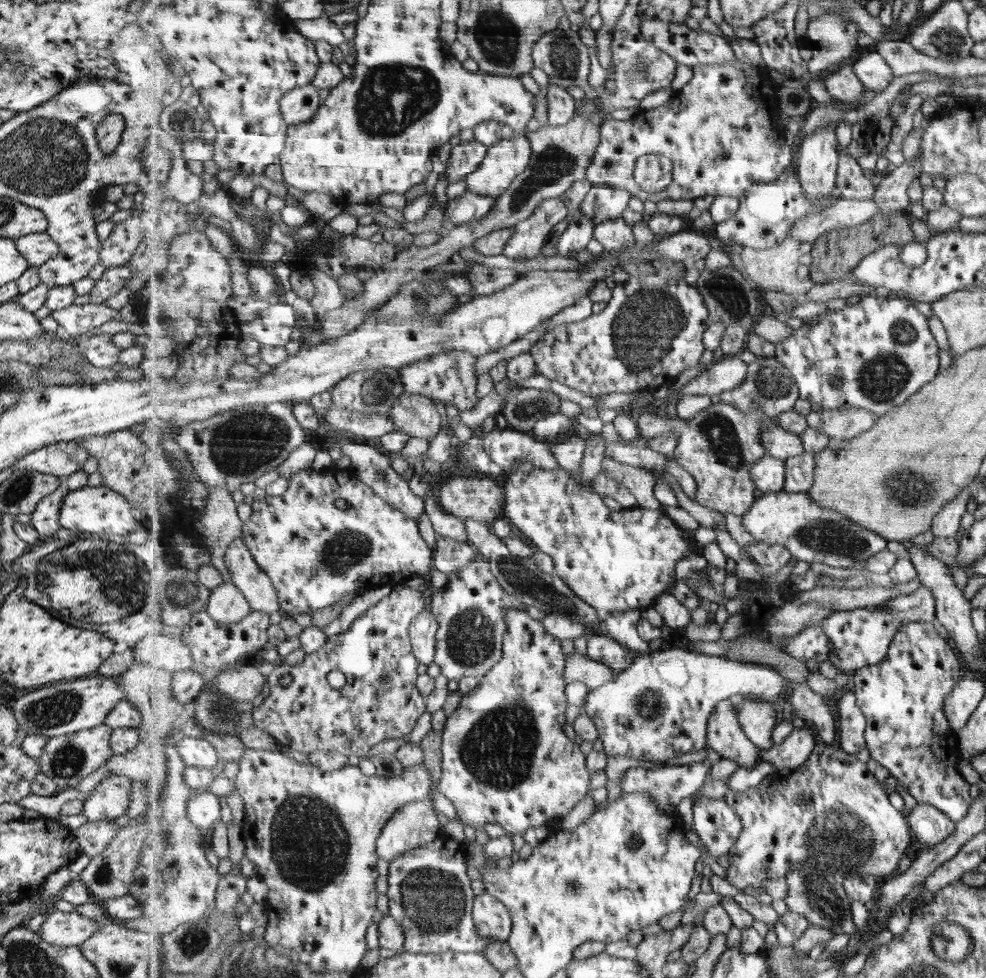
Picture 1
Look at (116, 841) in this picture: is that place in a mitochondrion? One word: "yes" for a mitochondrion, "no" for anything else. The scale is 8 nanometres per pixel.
no

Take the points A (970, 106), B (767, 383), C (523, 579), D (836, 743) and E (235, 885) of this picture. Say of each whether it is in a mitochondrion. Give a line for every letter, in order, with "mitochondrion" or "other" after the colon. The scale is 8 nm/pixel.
A: other
B: mitochondrion
C: mitochondrion
D: other
E: other

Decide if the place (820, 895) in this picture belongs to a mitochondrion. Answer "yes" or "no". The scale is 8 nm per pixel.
yes

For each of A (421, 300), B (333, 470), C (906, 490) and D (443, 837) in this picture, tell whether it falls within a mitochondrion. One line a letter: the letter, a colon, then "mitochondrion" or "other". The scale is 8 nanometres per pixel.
A: mitochondrion
B: other
C: mitochondrion
D: other

